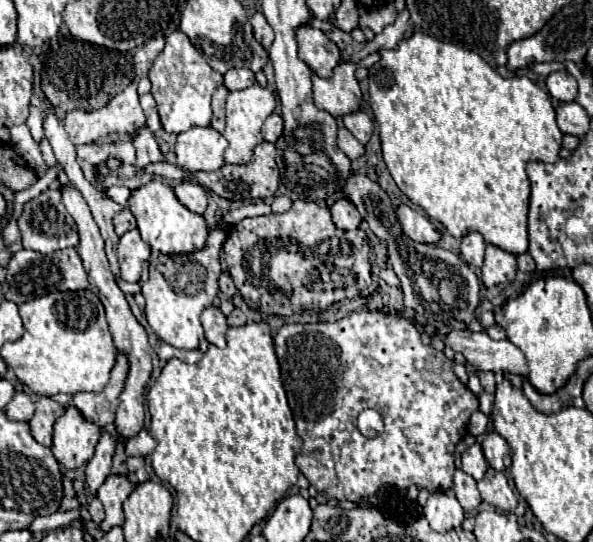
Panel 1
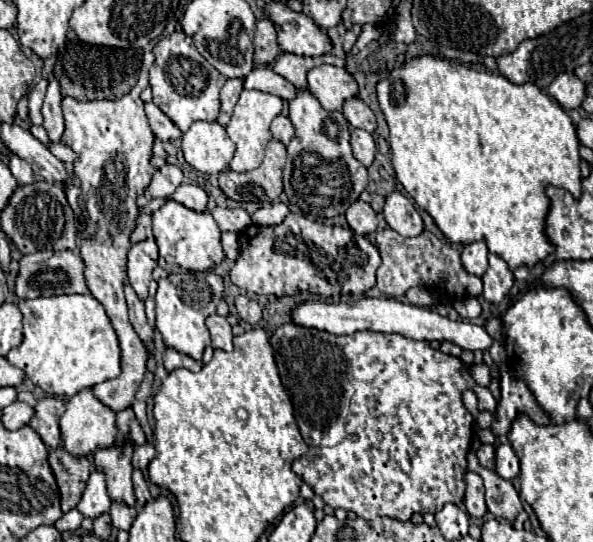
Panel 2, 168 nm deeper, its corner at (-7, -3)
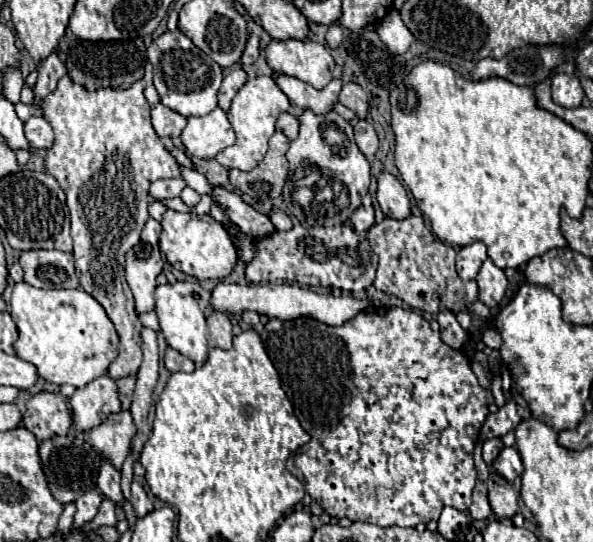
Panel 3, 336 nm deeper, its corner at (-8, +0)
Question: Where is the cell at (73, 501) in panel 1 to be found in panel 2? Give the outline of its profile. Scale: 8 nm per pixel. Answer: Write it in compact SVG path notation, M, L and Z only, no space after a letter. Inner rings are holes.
M65 448L51 450L47 460L61 492L61 510L69 512L81 500L93 464L89 458L73 456Z

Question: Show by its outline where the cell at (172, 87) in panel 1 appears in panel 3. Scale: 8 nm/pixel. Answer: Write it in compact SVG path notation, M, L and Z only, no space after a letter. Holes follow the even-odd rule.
M180 29L166 31L148 47L148 61L154 67L154 87L160 103L184 117L200 117L212 113L218 103L216 95L222 83L222 67L216 65L204 51L200 51Z

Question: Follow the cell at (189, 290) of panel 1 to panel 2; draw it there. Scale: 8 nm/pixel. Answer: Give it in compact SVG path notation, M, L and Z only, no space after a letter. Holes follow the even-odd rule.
M213 270L169 274L167 278L161 278L159 290L155 294L155 304L157 304L157 330L161 332L165 344L185 356L191 356L193 360L201 360L203 350L209 342L205 318L215 314L215 308L221 298L223 298L223 280Z

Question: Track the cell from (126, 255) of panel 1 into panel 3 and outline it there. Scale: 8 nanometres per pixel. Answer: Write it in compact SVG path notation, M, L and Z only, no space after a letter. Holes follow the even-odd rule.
M138 243L126 253L124 271L136 299L136 313L152 311L156 277L162 273L160 251L148 243Z

